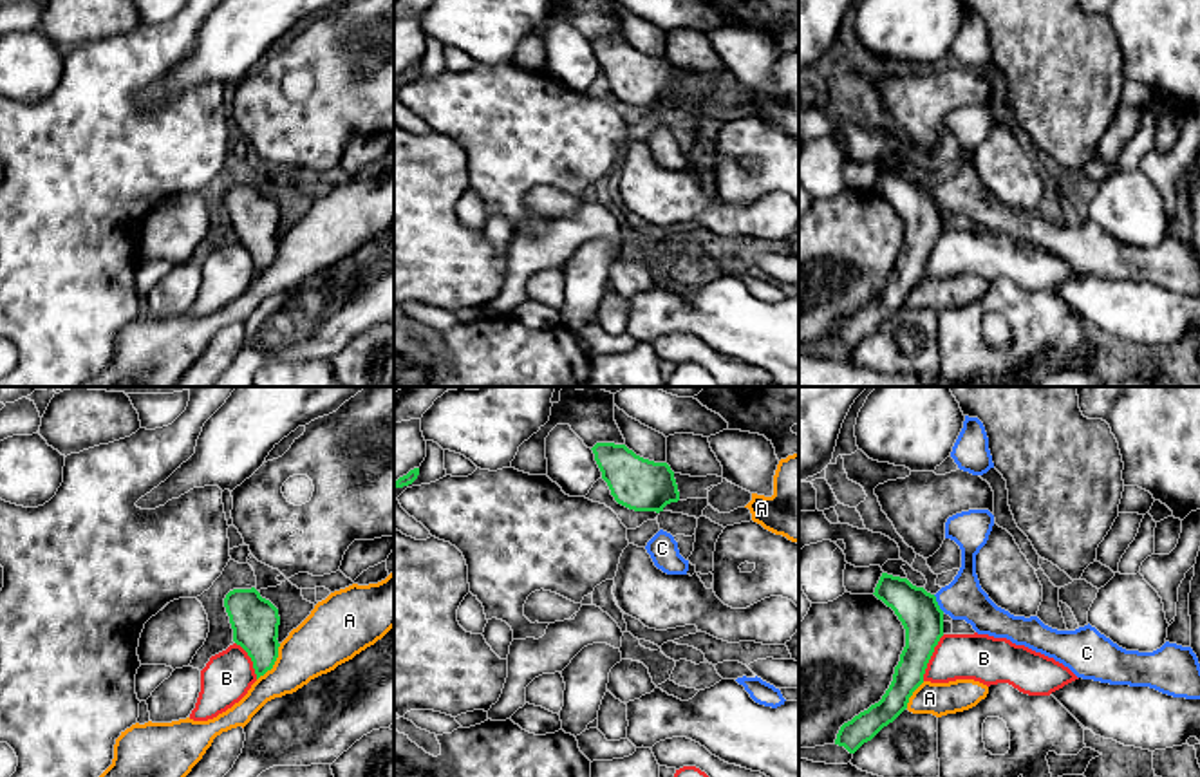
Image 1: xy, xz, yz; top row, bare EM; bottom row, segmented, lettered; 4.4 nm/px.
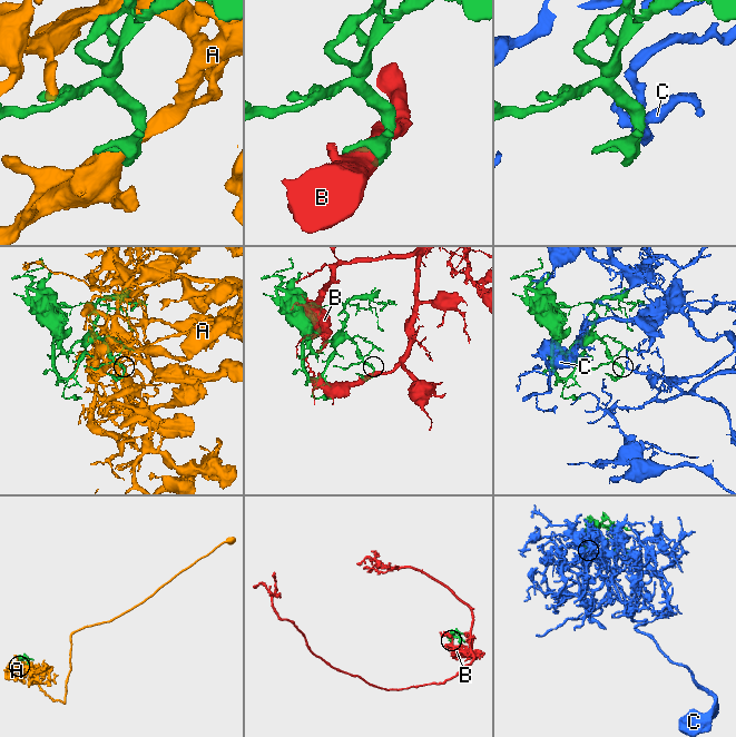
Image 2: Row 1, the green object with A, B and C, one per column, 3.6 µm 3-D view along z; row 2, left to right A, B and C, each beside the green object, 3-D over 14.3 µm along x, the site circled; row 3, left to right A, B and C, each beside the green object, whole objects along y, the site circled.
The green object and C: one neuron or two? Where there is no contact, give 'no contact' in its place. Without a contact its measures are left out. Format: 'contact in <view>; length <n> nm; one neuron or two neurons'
contact in yz; length 90 nm; one neuron

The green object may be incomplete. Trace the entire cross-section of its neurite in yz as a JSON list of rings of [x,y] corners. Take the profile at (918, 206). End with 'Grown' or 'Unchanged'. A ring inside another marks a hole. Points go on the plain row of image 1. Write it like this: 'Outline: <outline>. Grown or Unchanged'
Outline: [[[989,105],[956,108],[945,117],[945,134],[961,145],[961,163],[936,190],[907,173],[882,168],[875,192],[895,206],[905,224],[905,242],[882,295],[844,318],[835,340],[855,349],[893,318],[923,278],[927,258],[943,231],[943,211],[965,215],[978,229],[1007,233],[1068,262],[1077,273],[1110,280],[1149,282],[1162,289],[1200,295],[1200,258],[1191,242],[1166,237],[1153,248],[1126,246],[1090,219],[1057,226],[1037,211],[1014,211],[981,184],[976,150],[994,121]]]. Grown

